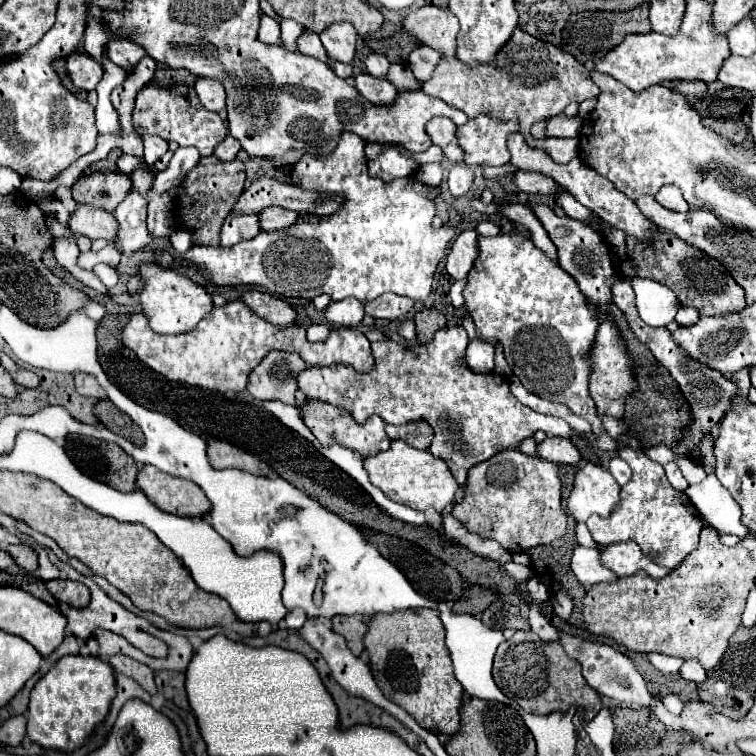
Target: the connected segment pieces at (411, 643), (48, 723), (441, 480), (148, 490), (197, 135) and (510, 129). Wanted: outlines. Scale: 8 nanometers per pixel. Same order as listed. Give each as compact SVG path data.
M417 609L391 615L381 613L371 617L363 643L369 651L373 677L389 701L413 715L423 729L445 735L455 735L459 731L463 687L455 679L449 649L445 645L445 629L435 609Z
M67 655L59 659L33 687L27 711L27 735L43 749L73 753L107 717L113 697L115 675L113 669L109 669L109 663L99 657Z
M399 439L391 441L391 447L387 451L365 457L363 467L369 473L371 483L379 487L391 501L403 503L419 511L425 511L427 507L435 507L439 513L443 513L443 509L453 505L455 493L459 489L457 481L447 471L445 461L439 461L429 451L419 451Z
M149 465L139 471L137 485L161 511L171 515L203 517L211 509L211 503L199 485L175 479Z
M149 81L141 87L135 97L133 125L139 135L159 135L165 141L175 141L181 147L195 147L201 155L213 155L215 147L227 137L225 121L213 113L205 111L193 87L187 85L157 85Z
M491 115L469 119L465 125L457 127L457 141L465 153L463 163L477 167L507 165L511 161L507 149L507 137L511 133L519 133L519 123L515 119L503 121Z

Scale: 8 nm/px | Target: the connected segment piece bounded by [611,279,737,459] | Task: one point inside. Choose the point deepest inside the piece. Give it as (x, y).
(709, 394)

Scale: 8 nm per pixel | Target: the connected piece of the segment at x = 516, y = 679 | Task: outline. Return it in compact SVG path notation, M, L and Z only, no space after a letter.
M517 631L511 639L499 645L495 653L493 679L509 699L517 701L519 707L529 713L547 715L577 705L585 711L585 719L589 719L595 713L597 703L601 709L597 691L591 689L581 675L581 665L565 653L559 641L545 643L533 631Z

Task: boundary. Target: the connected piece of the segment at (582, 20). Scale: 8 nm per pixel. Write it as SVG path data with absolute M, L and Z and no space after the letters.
M637 5L631 11L625 13L611 13L611 11L585 11L575 13L569 17L565 31L563 31L563 43L561 49L565 53L571 53L579 63L583 63L587 69L593 69L597 61L601 61L611 49L615 49L627 35L631 33L649 33L649 5Z

